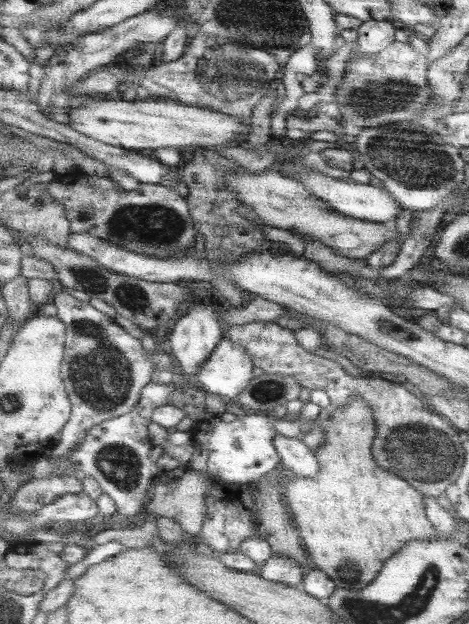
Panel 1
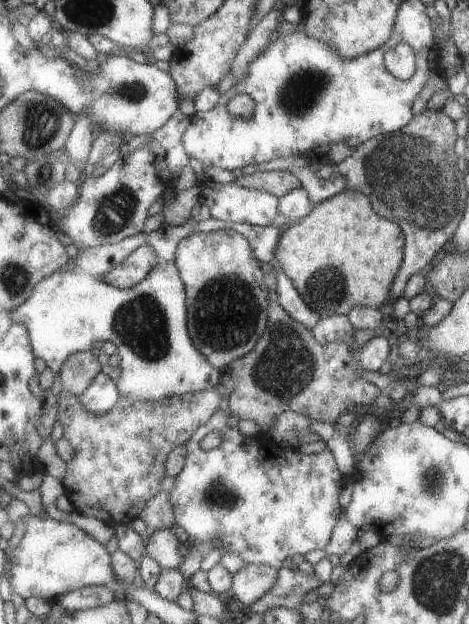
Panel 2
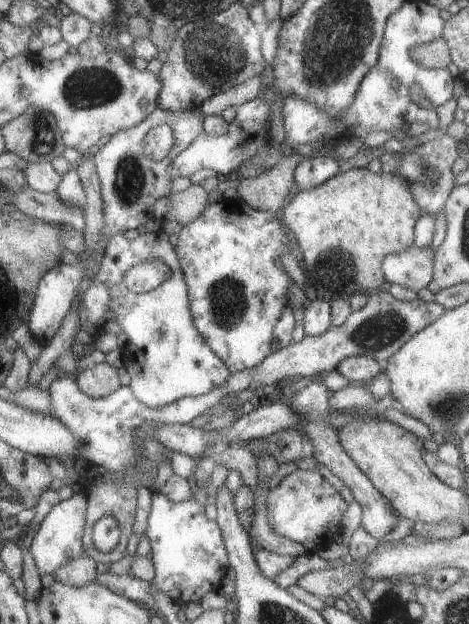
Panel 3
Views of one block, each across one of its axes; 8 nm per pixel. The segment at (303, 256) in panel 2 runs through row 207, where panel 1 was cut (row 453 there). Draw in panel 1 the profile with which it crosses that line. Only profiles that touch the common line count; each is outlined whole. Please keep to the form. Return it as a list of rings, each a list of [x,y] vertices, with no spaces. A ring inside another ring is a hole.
[[[351,402],[345,410],[331,412],[327,422],[327,442],[317,450],[317,460],[321,472],[315,478],[289,478],[285,484],[285,502],[289,504],[295,524],[303,536],[305,550],[309,552],[311,564],[317,570],[329,574],[339,588],[349,592],[365,590],[373,584],[381,568],[389,558],[393,558],[399,548],[407,550],[413,542],[437,542],[437,528],[429,520],[429,508],[423,494],[415,490],[415,484],[409,484],[401,476],[395,476],[387,470],[381,470],[373,458],[373,442],[377,438],[377,426],[373,422],[373,412],[361,402]],[[363,546],[375,546],[375,556]]]

